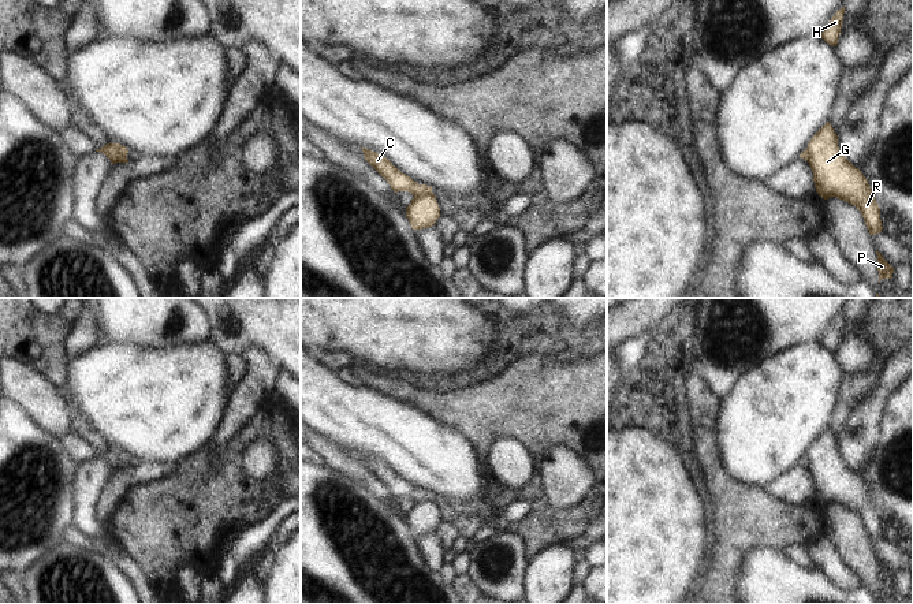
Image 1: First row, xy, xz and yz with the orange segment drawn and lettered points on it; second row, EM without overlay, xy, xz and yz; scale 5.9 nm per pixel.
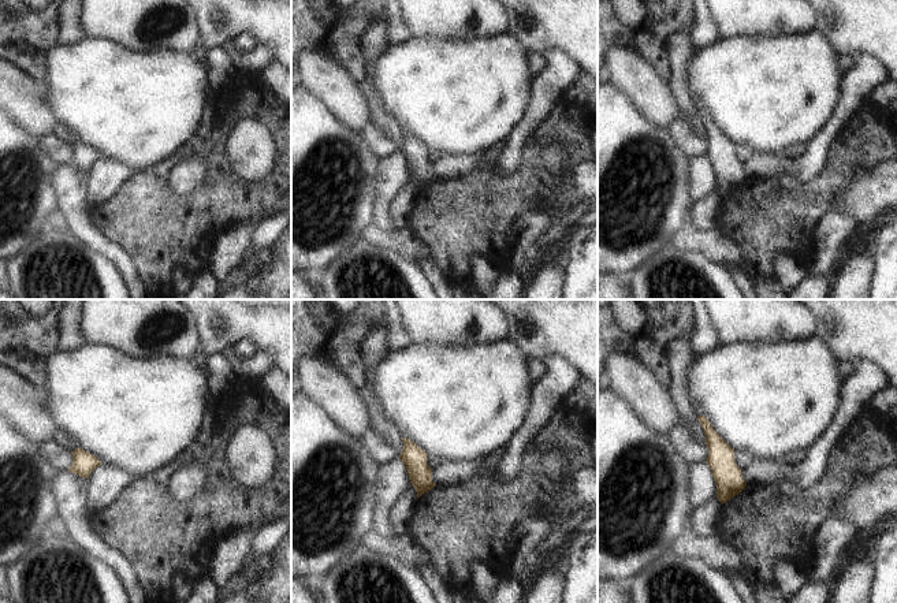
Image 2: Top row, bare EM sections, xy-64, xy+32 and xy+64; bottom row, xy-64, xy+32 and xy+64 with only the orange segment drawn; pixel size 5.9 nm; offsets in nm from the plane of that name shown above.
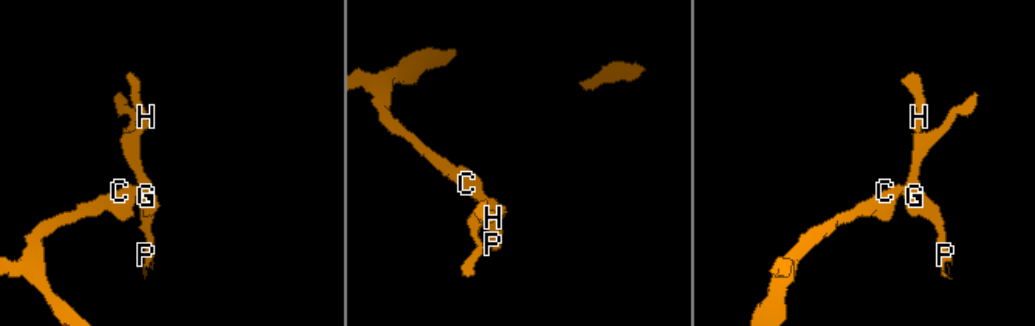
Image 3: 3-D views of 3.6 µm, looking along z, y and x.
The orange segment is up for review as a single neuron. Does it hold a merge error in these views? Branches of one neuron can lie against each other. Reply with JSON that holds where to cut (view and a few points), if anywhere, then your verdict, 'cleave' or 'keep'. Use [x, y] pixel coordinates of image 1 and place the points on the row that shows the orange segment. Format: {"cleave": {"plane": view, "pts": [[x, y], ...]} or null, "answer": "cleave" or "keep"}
{"cleave": {"plane": "xy", "pts": [[107, 144], [118, 155], [126, 157]]}, "answer": "cleave"}

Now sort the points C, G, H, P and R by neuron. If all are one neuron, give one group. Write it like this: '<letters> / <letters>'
C / G H P R

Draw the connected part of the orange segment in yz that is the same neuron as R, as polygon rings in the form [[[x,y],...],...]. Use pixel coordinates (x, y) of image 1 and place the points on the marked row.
[[[830,122],[812,137],[806,152],[817,194],[824,200],[836,197],[854,205],[861,212],[871,236],[882,232],[880,209],[871,186],[841,152],[838,135]]]

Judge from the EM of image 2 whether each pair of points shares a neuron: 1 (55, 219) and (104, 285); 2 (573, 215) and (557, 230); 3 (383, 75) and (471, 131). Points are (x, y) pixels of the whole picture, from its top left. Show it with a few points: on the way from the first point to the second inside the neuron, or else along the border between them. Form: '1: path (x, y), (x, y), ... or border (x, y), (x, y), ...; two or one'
1: border (47, 224), (60, 231), (67, 231); two
2: path (569, 219), (561, 227); one
3: path (405, 75), (423, 84), (449, 110); one

